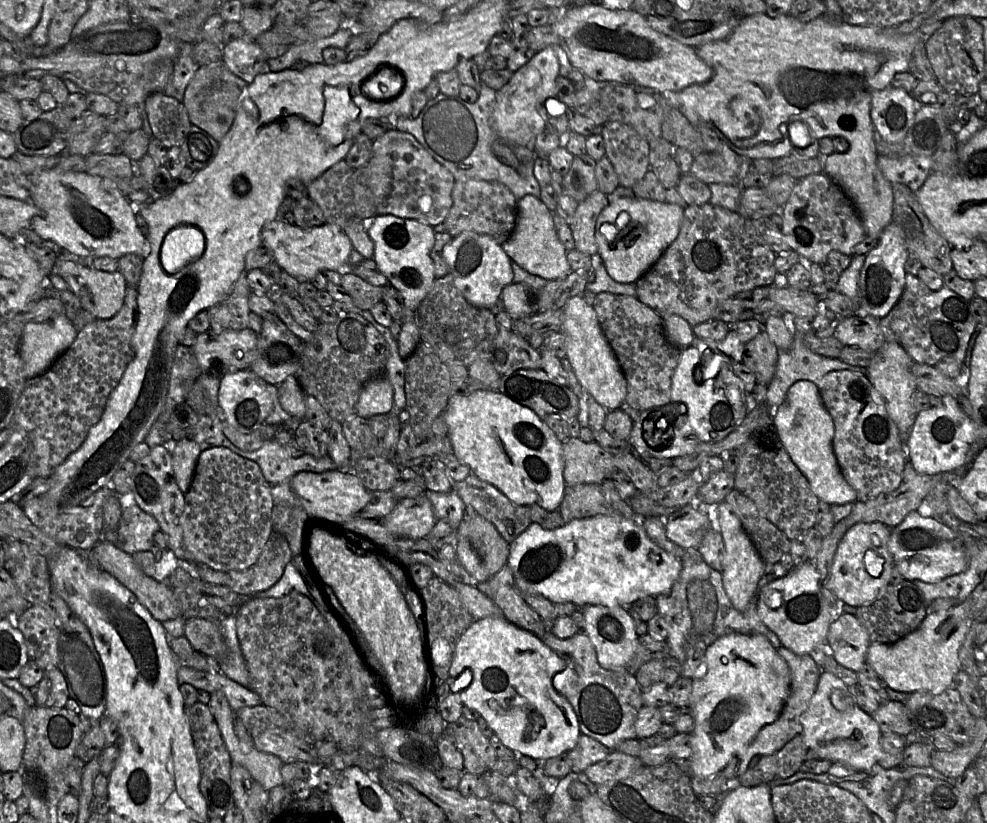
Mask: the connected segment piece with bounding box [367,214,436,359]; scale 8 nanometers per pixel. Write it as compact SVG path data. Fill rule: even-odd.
M390 214L377 215L370 220L367 232L374 244L372 259L377 268L387 277L388 286L398 291L404 301L405 318L401 322L398 349L400 356L406 359L415 351L421 341L415 321L415 311L436 279L434 264L430 256L436 232L433 227L416 219Z

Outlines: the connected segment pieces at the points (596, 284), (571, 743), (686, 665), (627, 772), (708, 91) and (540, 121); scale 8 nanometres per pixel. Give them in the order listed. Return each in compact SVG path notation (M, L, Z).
M599 253L591 256L591 269L588 272L586 290L594 294L610 292L636 297L635 283L621 283L615 281L607 272Z
M490 616L481 619L474 619L474 621L461 635L456 644L455 654L450 666L449 679L452 679L453 682L455 682L459 681L462 677L469 678L469 686L459 692L463 705L468 708L477 710L481 716L487 720L495 735L498 736L498 738L506 747L510 748L518 754L529 756L538 762L544 762L547 759L558 756L563 752L569 752L574 749L578 742L578 738L581 735L577 715L572 705L567 700L567 698L561 694L559 690L557 690L553 682L555 675L563 672L567 667L568 661L566 658L557 654L550 647L544 644L540 637L537 635L509 622L503 616Z
M686 550L681 563L681 572L670 591L656 597L657 613L667 624L666 641L669 647L669 657L676 659L680 664L681 677L696 678L696 673L701 673L706 667L705 655L708 647L718 638L731 633L764 635L776 649L782 647L777 636L760 620L756 599L753 599L745 611L736 610L724 590L721 573L705 562L698 550Z
M610 751L603 760L587 767L583 774L595 785L600 785L626 778L643 766L644 764L638 757Z
M756 14L746 16L734 31L726 38L703 44L696 48L697 55L713 69L712 78L703 84L690 85L676 93L662 93L673 108L677 108L683 113L688 121L696 128L697 126L707 126L711 128L718 137L734 152L751 160L758 158L777 159L790 155L793 151L793 144L789 134L789 125L793 122L802 122L806 125L810 137L817 140L823 137L844 137L850 143L846 152L833 152L823 159L823 173L832 181L839 185L854 204L860 219L865 228L866 236L880 237L882 231L893 221L893 184L888 181L881 172L877 160L878 152L876 149L876 131L871 119L871 101L872 95L876 91L884 90L892 85L895 74L909 71L909 62L915 46L926 39L920 31L909 34L901 34L891 28L877 28L865 25L853 25L847 22L831 23L823 17L815 18L809 22L800 22L789 15L783 15L776 18L769 17L766 14Z
M548 46L537 52L524 66L515 71L509 80L497 93L491 115L491 127L495 134L510 145L524 146L534 149L537 136L546 129L547 110L545 102L557 97L556 79L561 68L558 50Z

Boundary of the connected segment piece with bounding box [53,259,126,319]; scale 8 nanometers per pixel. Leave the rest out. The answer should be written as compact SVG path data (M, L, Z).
M60 259L53 272L60 275L78 297L83 309L97 318L110 319L122 308L126 281L119 272L102 272L86 268L75 261Z

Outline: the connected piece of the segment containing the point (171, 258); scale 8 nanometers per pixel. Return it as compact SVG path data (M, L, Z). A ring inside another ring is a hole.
M180 225L165 237L161 247L161 264L168 273L176 273L199 258L205 249L202 231L192 225Z

